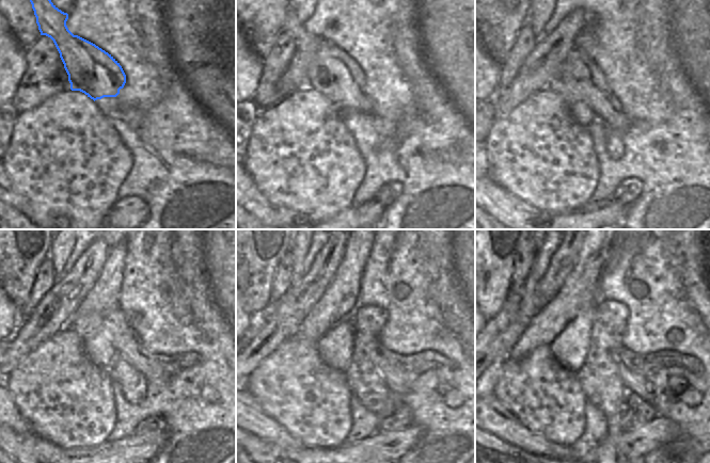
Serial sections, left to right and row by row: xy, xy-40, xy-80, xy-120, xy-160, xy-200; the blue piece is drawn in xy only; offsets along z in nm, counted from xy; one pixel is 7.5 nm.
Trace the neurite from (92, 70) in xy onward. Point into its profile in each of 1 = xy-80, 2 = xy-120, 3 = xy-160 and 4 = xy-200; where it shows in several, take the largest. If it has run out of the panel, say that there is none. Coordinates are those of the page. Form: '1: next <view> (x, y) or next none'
1: next xy-80 (578, 78)
2: next xy-120 (114, 325)
3: next xy-160 (392, 373)
4: next xy-200 (631, 374)

